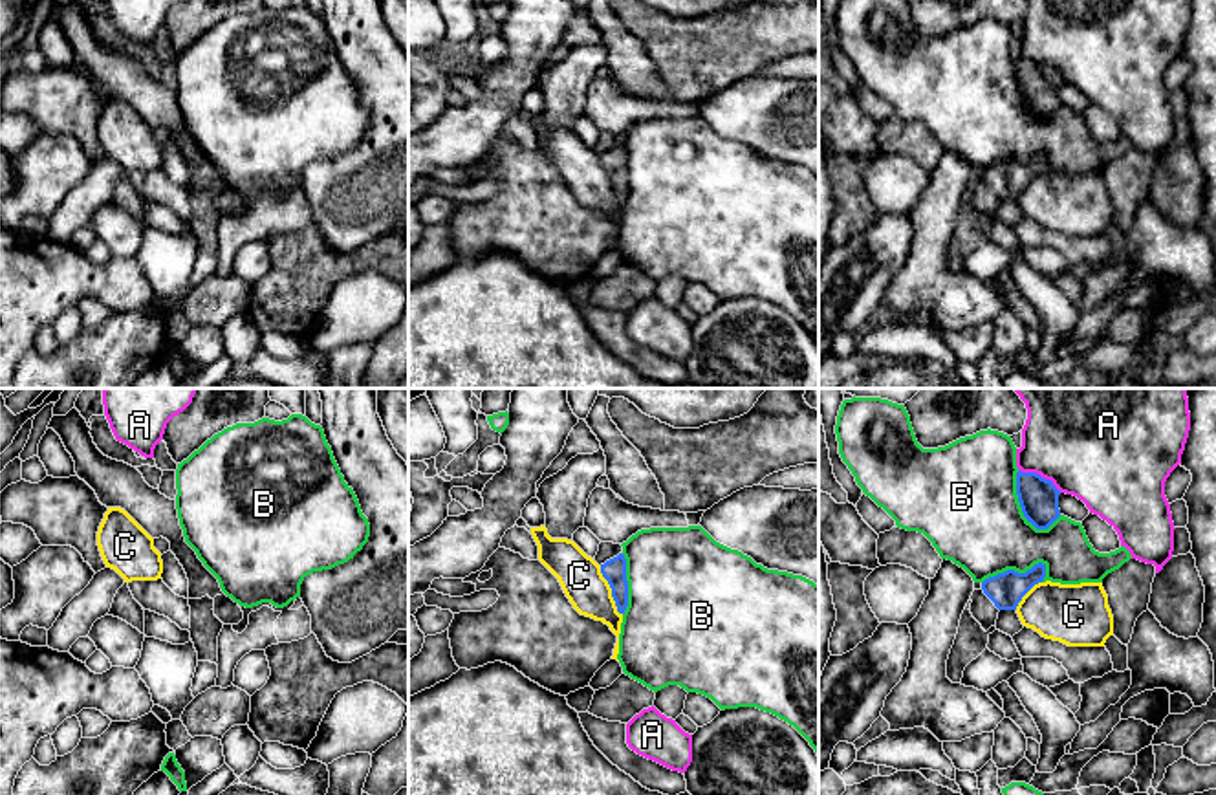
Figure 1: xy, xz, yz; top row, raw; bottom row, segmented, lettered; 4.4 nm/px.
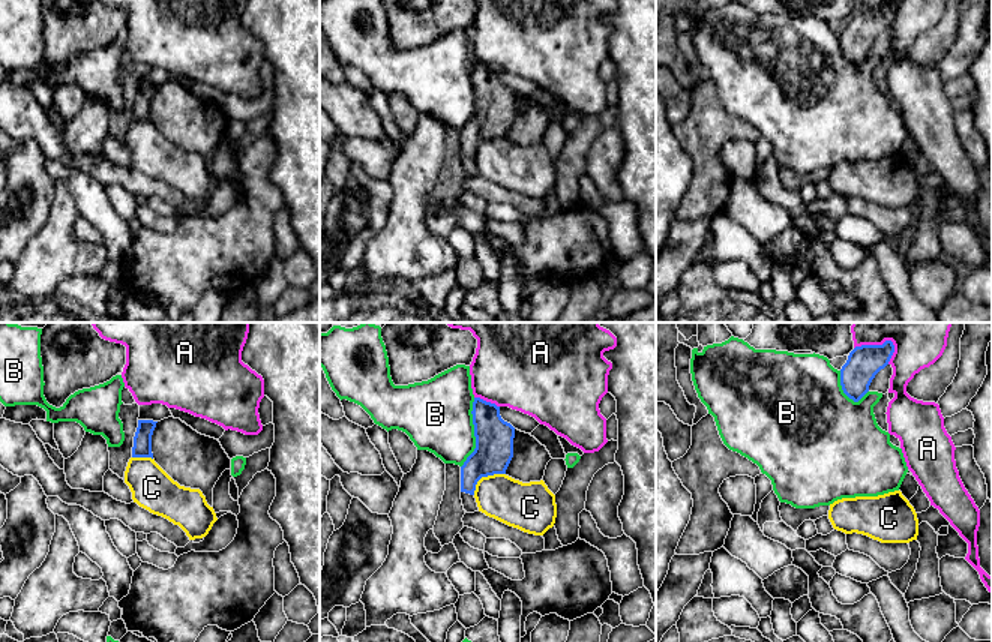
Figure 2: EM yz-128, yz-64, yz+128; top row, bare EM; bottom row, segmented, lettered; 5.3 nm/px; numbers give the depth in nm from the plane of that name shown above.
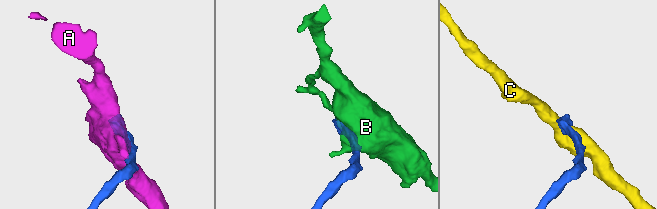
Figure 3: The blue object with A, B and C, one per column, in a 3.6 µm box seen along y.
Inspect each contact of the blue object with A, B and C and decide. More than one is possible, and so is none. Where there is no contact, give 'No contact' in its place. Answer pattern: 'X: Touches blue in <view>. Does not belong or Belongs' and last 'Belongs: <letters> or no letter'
A: Touches blue in yz. Does not belong
B: Touches blue in yz. Does not belong
C: Touches blue in xz. Does not belong
Belongs: no letter

